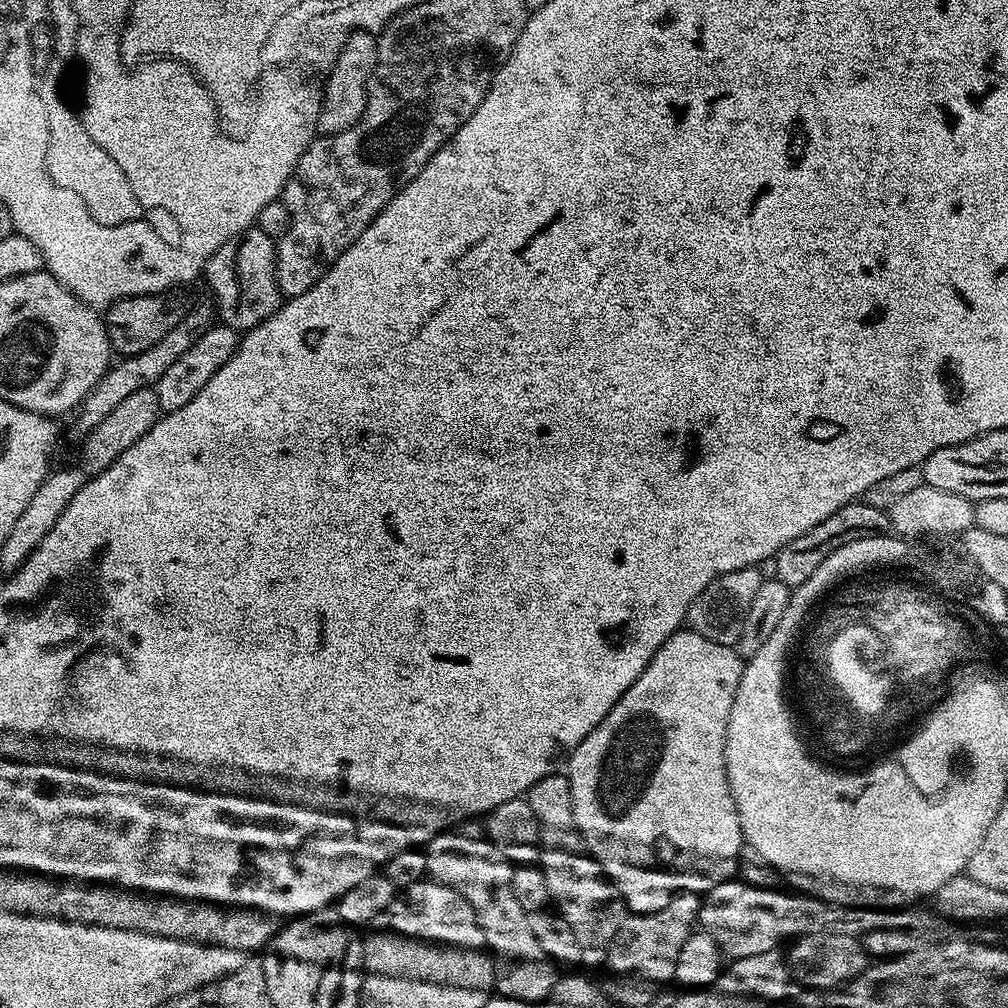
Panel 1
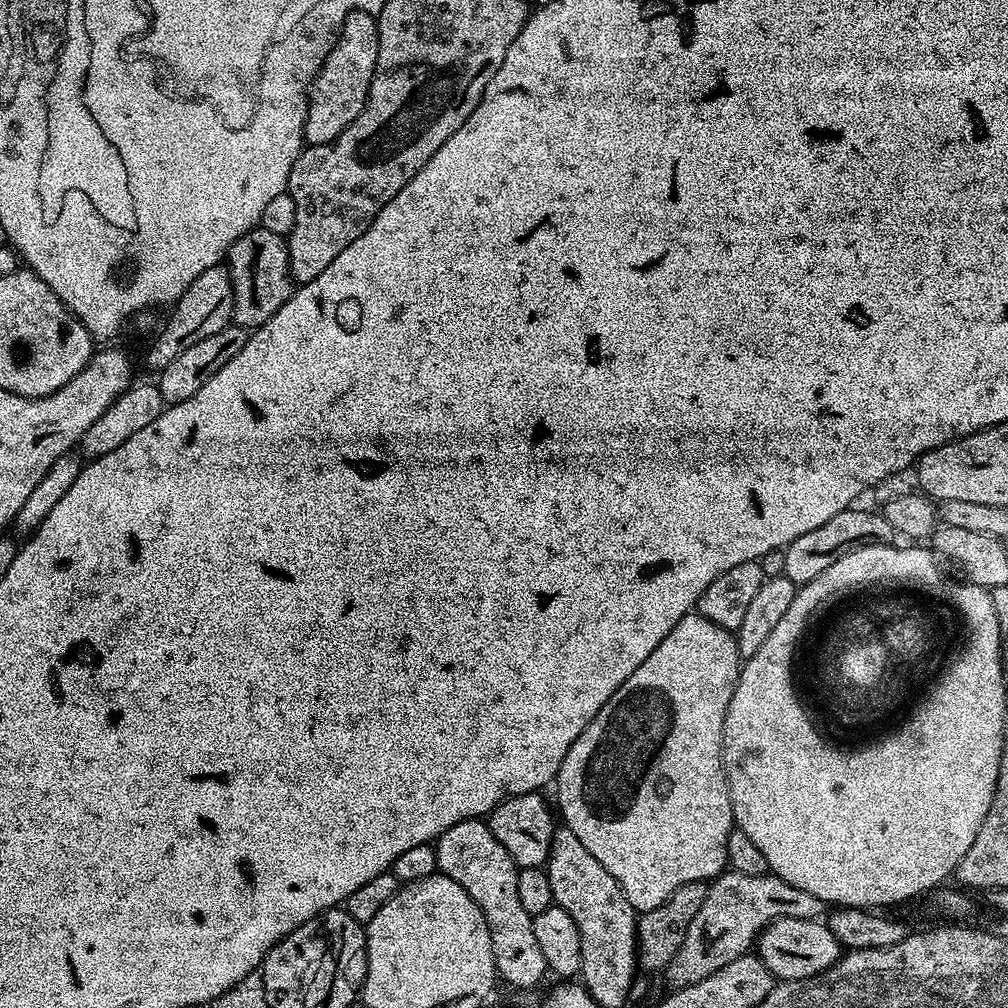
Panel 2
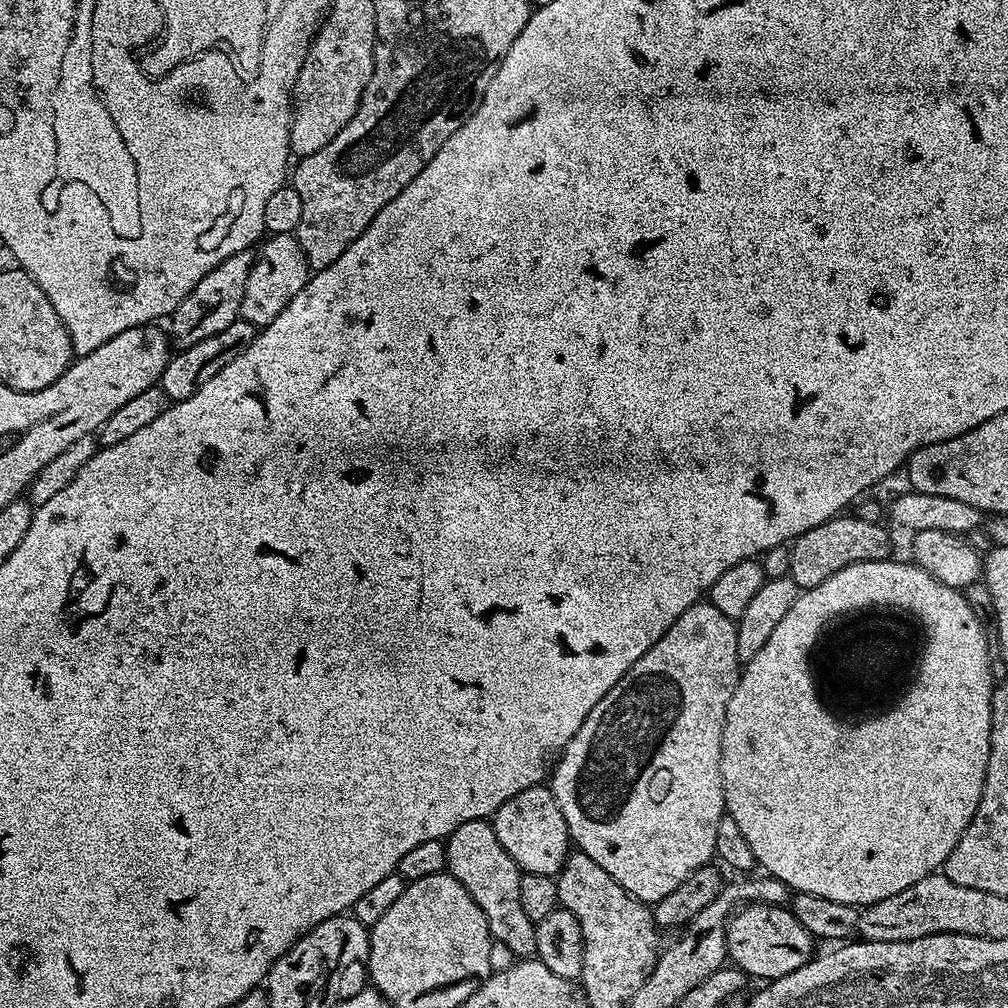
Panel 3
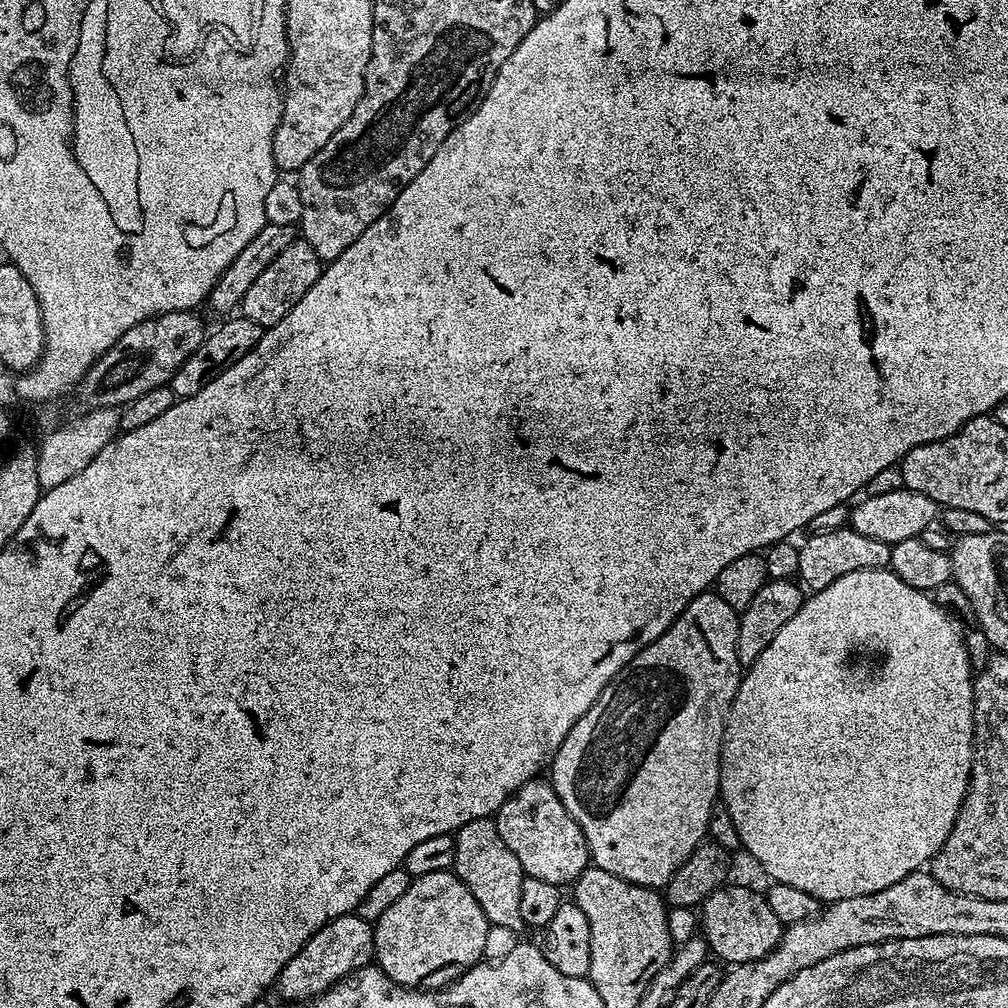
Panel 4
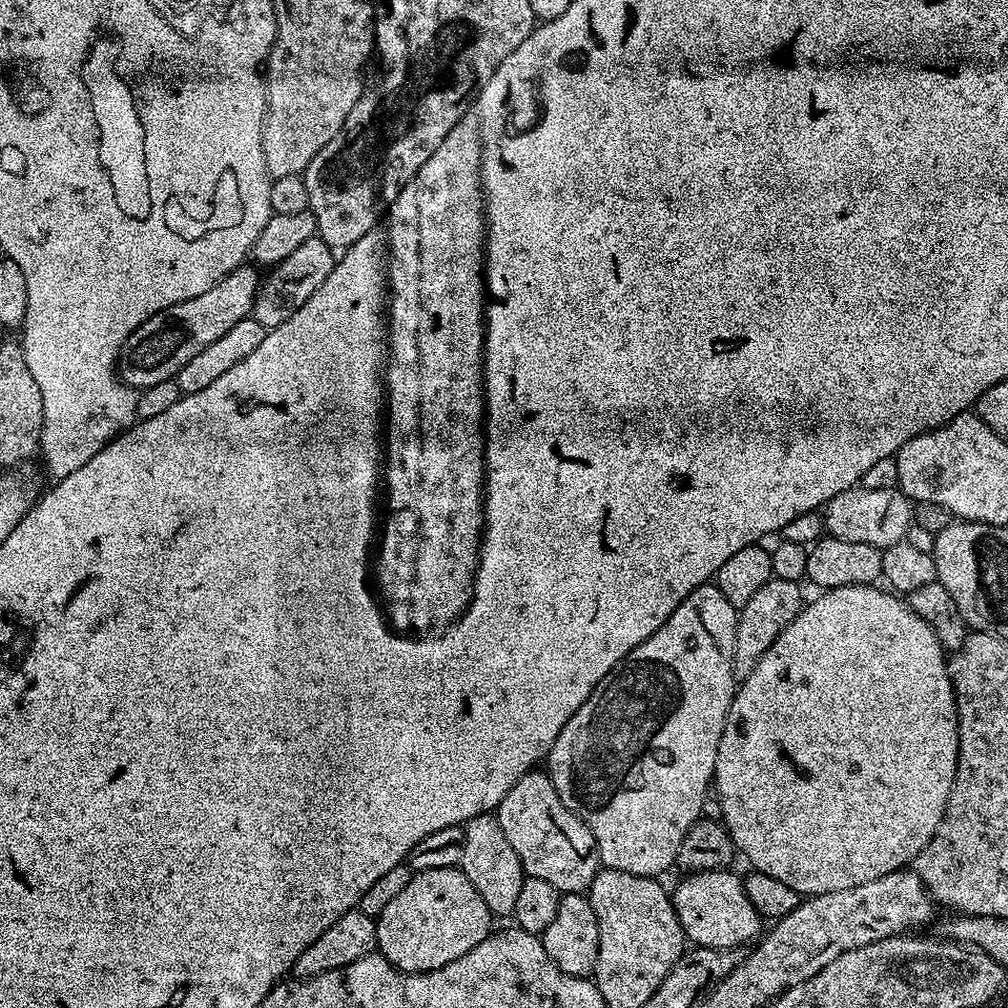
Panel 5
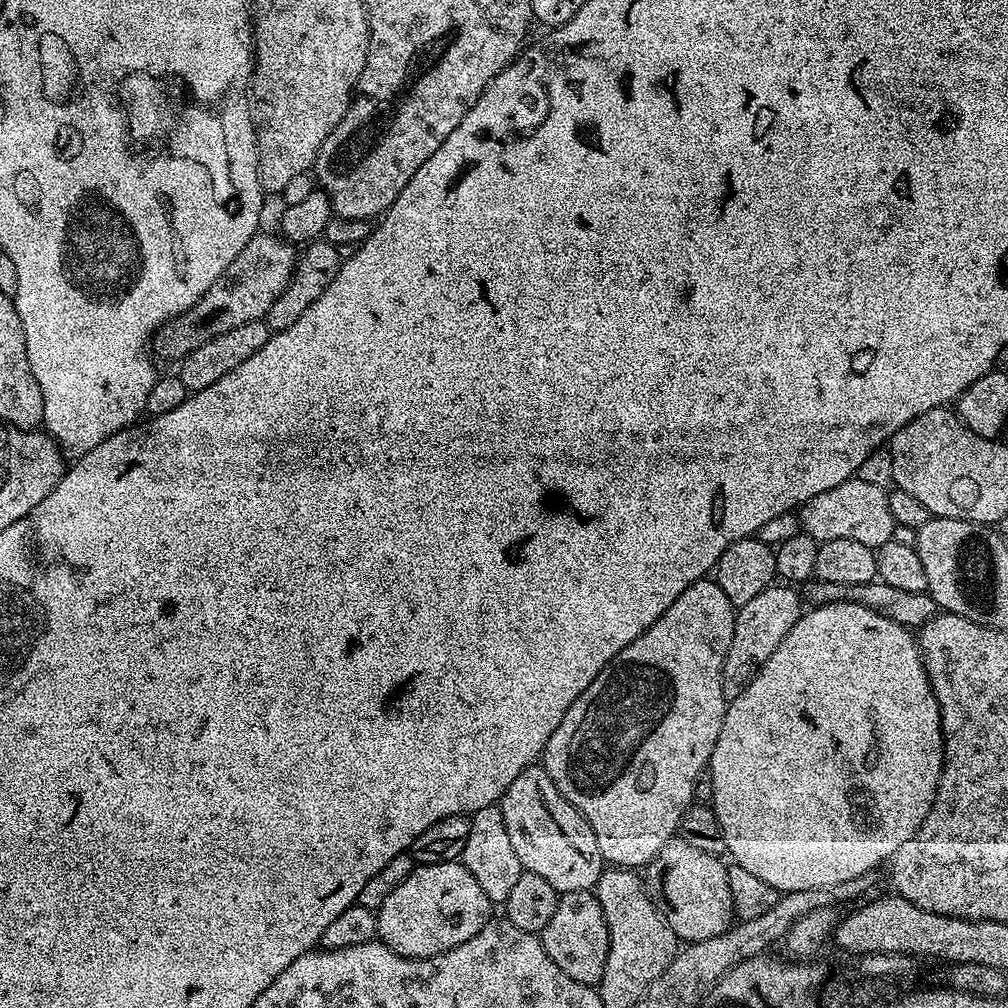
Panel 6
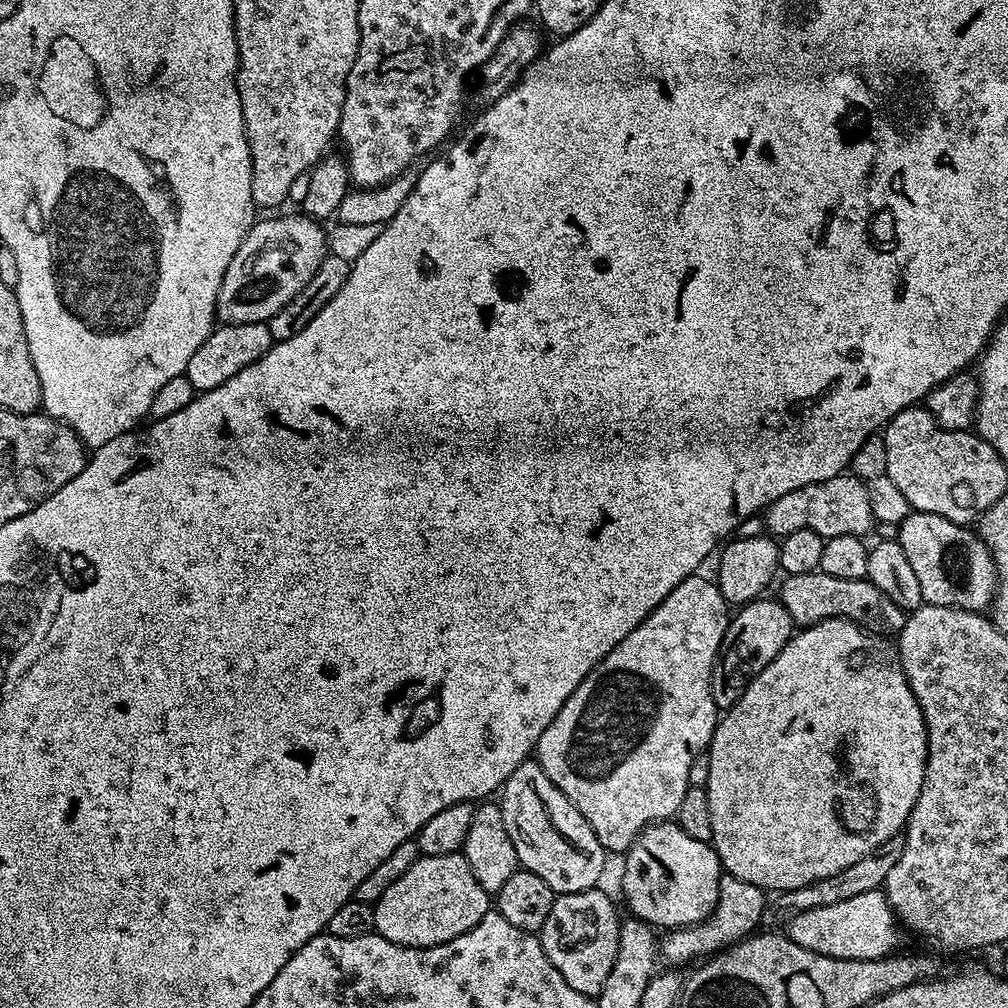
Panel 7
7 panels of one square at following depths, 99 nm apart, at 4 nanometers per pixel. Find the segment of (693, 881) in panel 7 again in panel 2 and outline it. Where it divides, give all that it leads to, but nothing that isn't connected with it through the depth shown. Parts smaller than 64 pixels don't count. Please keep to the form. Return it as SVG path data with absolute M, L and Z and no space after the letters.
M777 918L759 933L754 952L766 970L770 970L773 978L780 982L821 976L834 967L842 955L838 938L834 938L827 923L820 918Z

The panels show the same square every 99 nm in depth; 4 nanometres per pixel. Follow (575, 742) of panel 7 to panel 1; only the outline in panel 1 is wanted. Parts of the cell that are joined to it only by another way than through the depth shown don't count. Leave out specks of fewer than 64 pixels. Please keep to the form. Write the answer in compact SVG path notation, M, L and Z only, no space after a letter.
M691 630L675 632L670 638L666 638L666 642L662 642L658 654L650 658L646 670L642 670L642 674L633 682L630 690L626 690L626 694L622 694L622 698L614 702L610 714L606 714L606 718L602 718L602 722L598 722L598 726L594 726L594 730L590 730L590 734L586 734L586 738L582 738L580 745L572 749L567 757L566 775L570 782L570 802L574 810L576 830L588 855L599 862L605 876L615 884L620 892L623 907L629 913L662 910L662 906L666 906L666 902L670 902L670 898L679 892L707 894L714 886L737 875L740 867L740 850L745 842L738 822L738 810L730 794L724 751L730 706L734 706L734 694L738 690L738 682L743 673L744 664L735 647L710 642L710 638L702 638L702 634Z

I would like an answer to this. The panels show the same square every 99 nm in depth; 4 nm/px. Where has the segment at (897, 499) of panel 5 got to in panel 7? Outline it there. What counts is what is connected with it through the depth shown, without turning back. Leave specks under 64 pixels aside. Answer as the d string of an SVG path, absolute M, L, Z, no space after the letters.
M841 474L826 482L802 486L800 490L790 490L790 494L782 494L782 498L775 500L762 517L765 529L776 538L794 534L794 530L814 530L814 534L825 538L864 538L867 537L867 532L874 528L867 483L851 474Z

